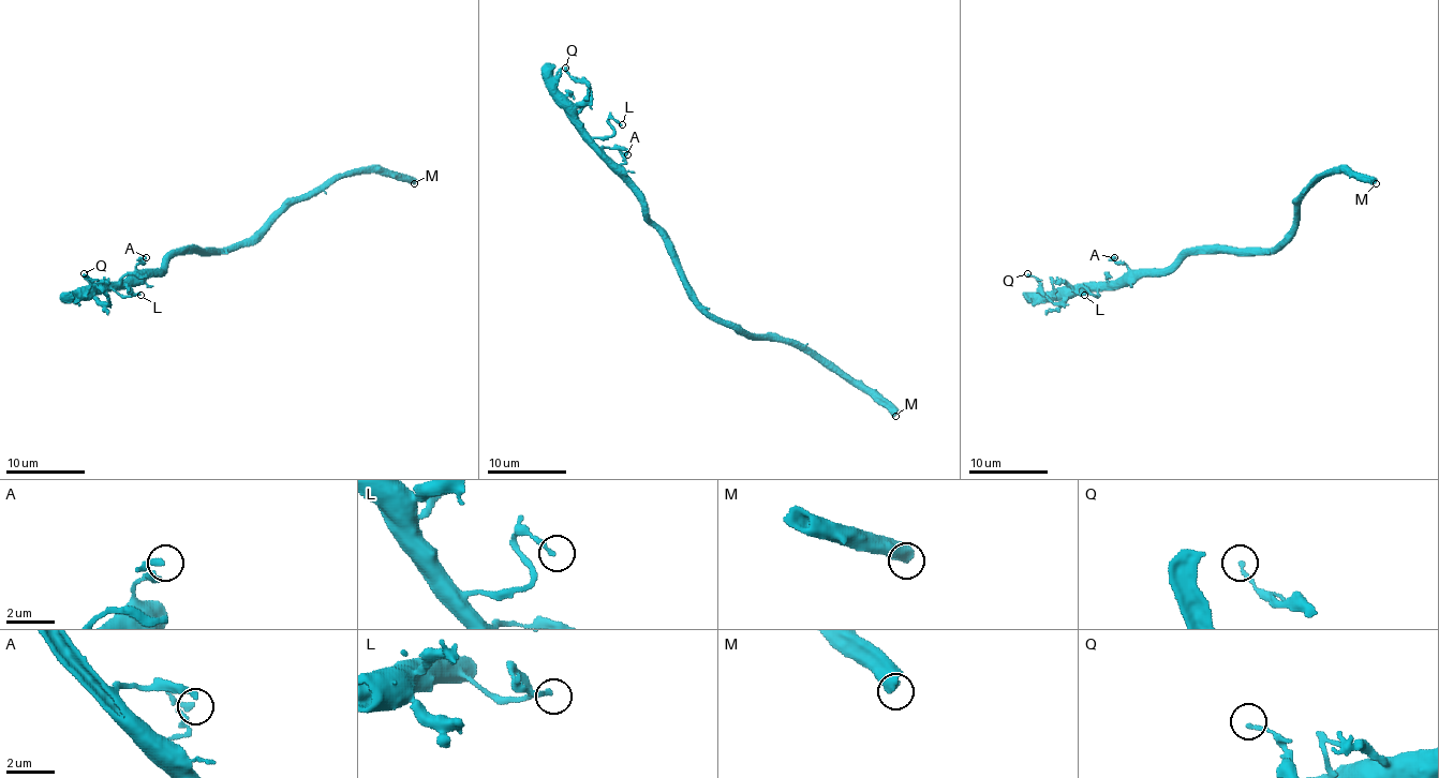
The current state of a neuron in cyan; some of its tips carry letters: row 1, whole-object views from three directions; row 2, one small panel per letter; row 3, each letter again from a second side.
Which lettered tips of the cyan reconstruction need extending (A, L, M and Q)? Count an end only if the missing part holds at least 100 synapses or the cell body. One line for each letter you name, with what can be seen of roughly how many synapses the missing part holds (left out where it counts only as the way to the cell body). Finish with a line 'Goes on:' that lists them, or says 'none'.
M: about 250 synapses
Goes on: M

